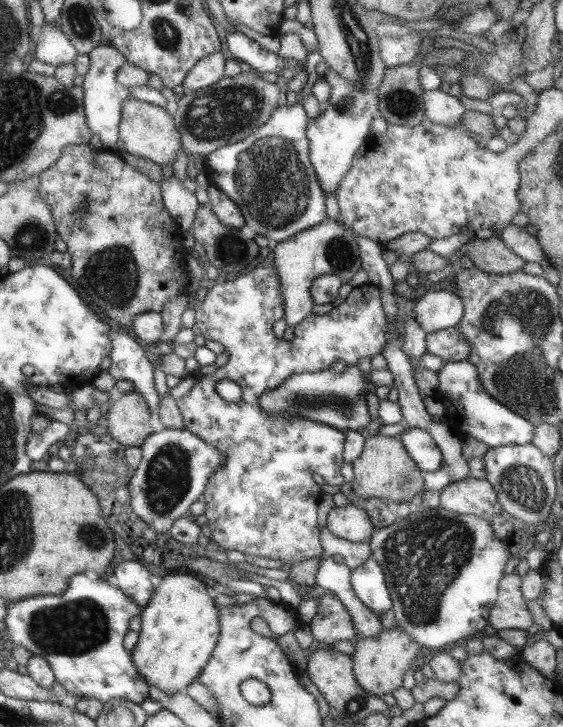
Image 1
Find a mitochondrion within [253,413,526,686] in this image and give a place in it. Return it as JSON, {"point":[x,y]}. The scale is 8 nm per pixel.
{"point":[424,556]}

